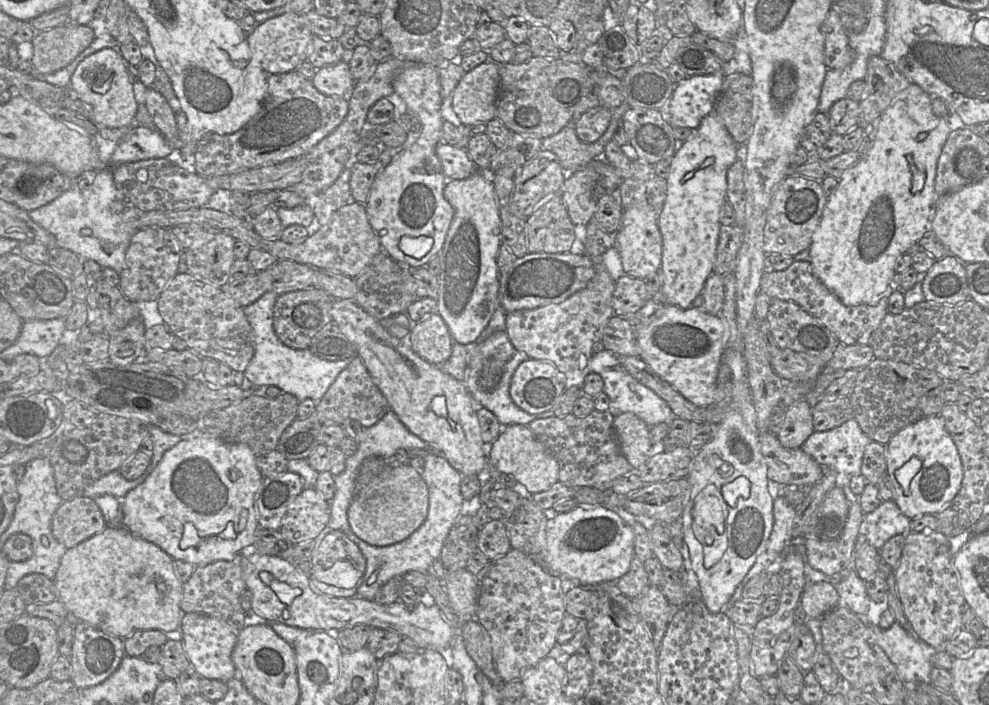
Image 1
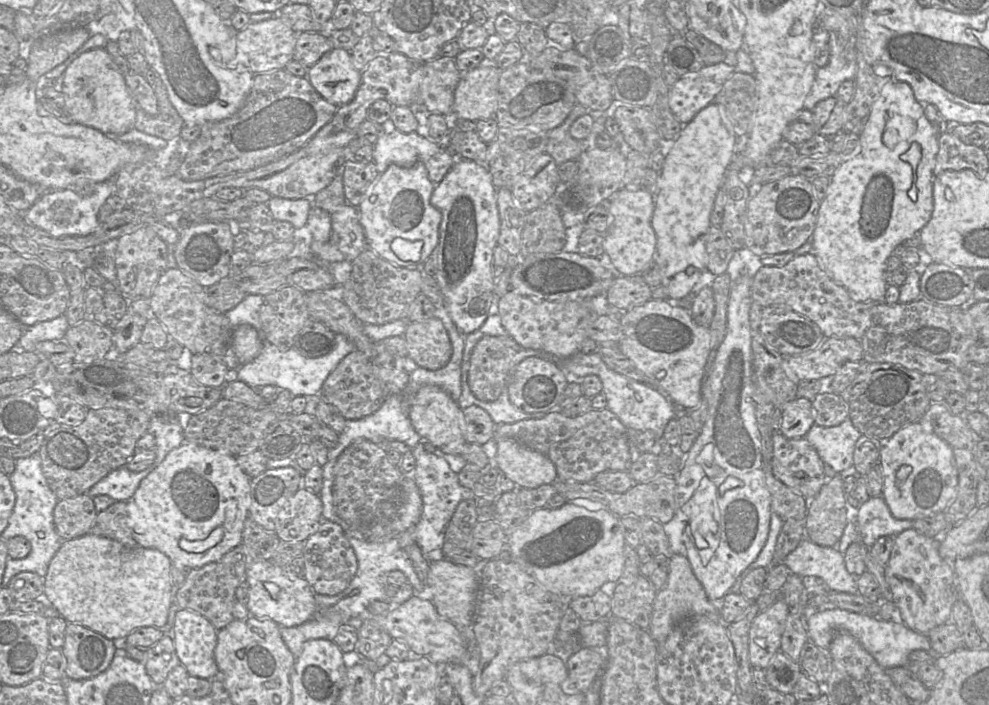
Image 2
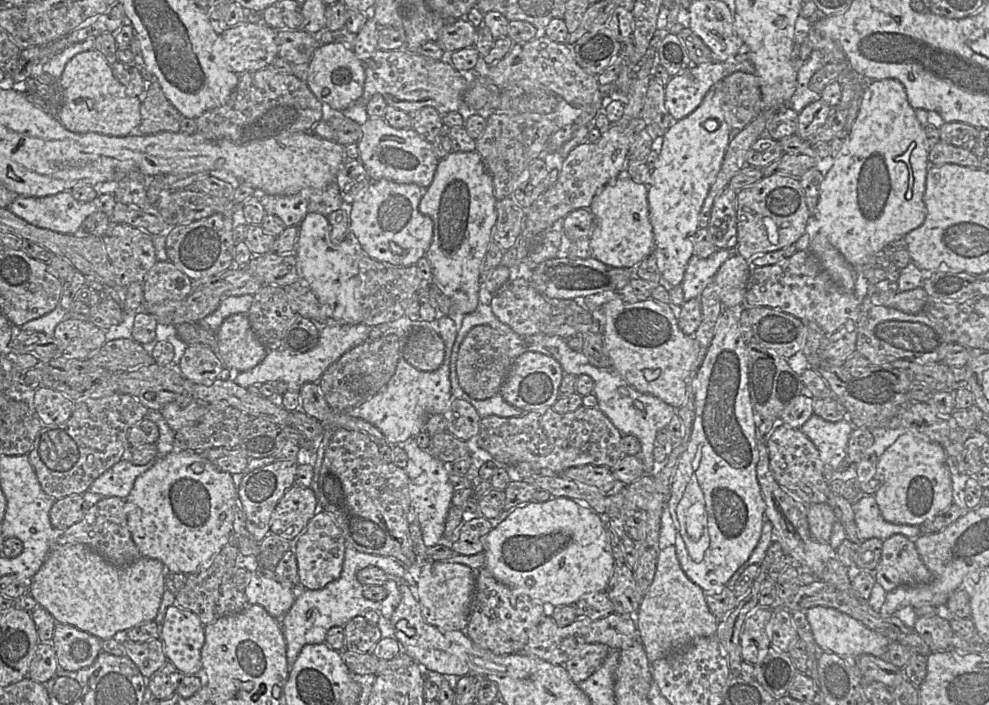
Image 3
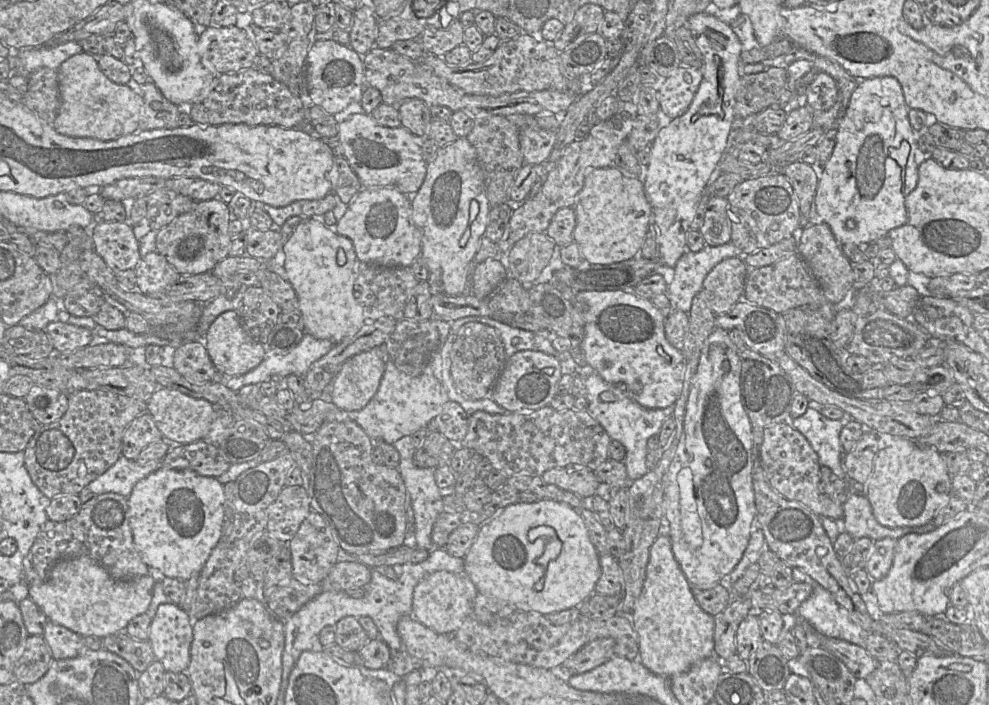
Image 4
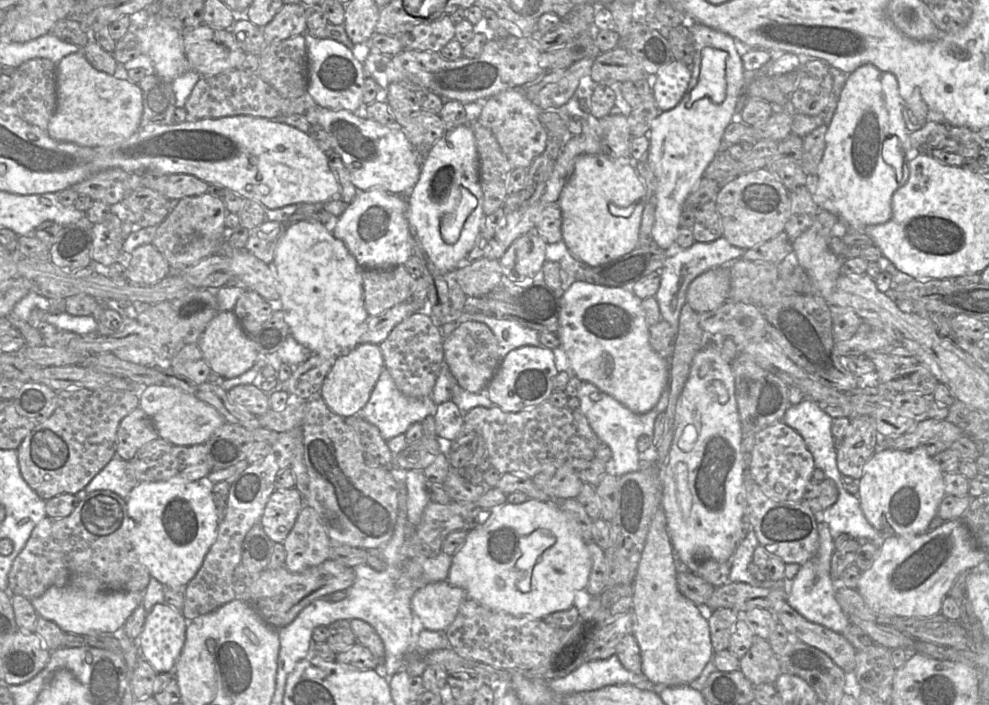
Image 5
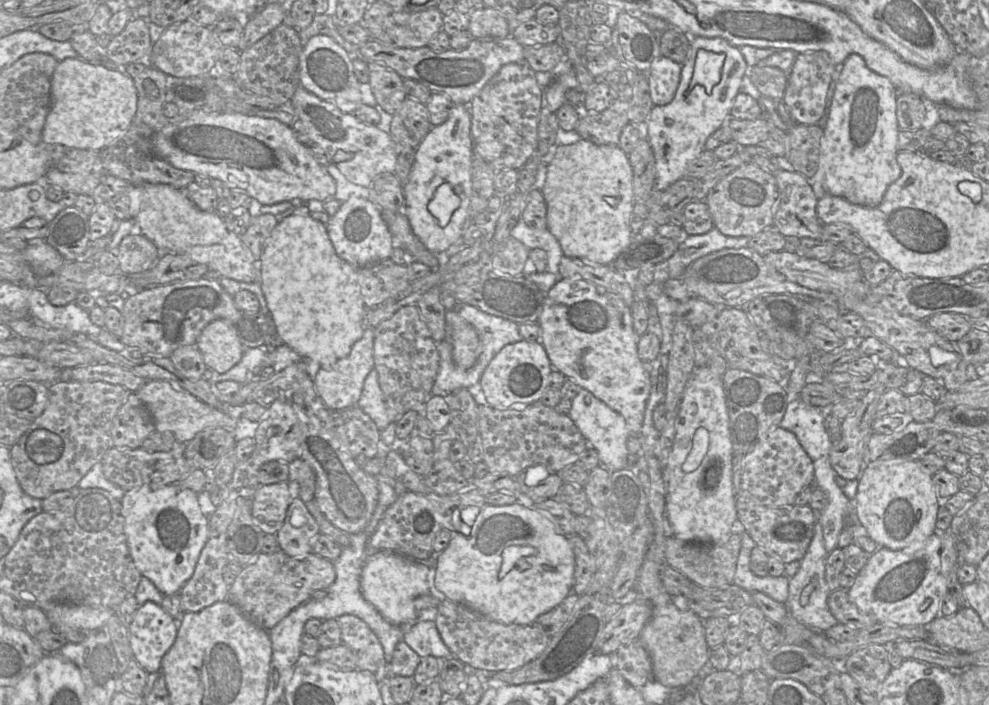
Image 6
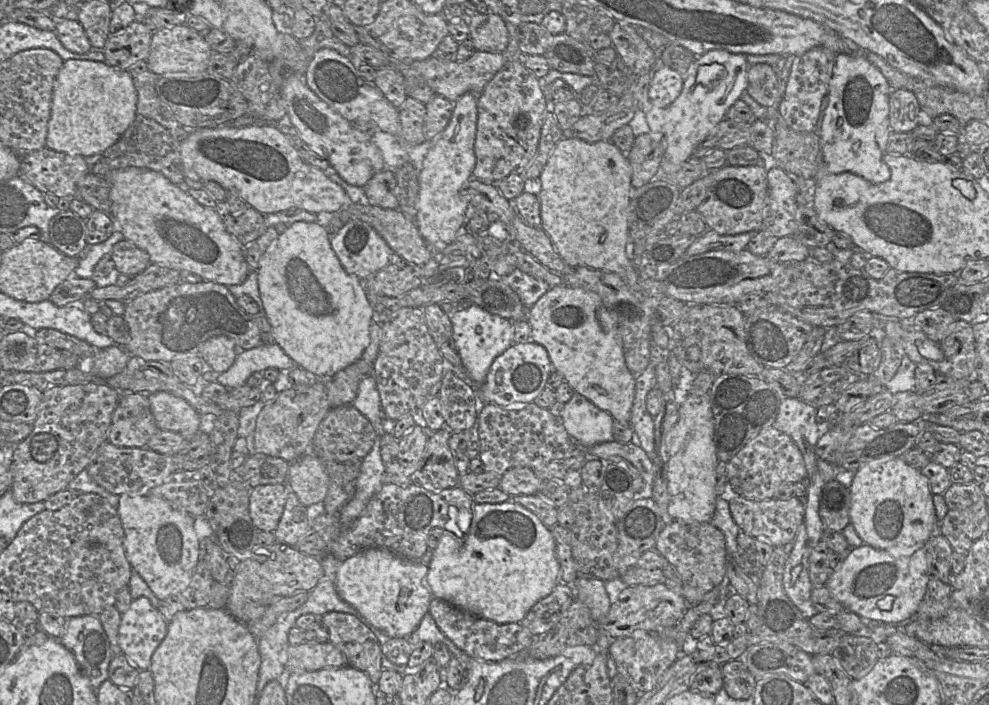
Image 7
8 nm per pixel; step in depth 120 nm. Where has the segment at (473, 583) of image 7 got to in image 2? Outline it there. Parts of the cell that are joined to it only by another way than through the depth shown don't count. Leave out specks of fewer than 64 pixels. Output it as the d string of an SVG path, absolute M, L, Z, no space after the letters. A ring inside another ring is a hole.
M566 501L559 508L537 508L511 533L507 533L509 557L547 590L560 596L585 596L607 582L617 582L623 573L625 538L620 518L601 507L589 510Z

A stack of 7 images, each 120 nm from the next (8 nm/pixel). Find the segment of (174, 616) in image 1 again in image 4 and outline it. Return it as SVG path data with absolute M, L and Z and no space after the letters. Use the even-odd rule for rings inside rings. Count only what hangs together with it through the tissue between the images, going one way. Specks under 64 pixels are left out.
M82 556L82 557L63 559L55 563L50 570L47 580L39 585L29 586L28 593L31 600L44 612L48 620L56 624L59 624L61 626L64 626L69 630L79 634L82 637L90 636L90 637L104 638L106 636L113 635L121 631L125 631L125 628L127 627L128 623L134 617L141 615L147 611L153 596L153 589L156 582L156 577L161 577L161 576L157 576L156 573L151 572L148 575L134 578L131 580L116 580L113 577L111 577L109 573L99 563L97 563L96 561L92 560L89 557Z

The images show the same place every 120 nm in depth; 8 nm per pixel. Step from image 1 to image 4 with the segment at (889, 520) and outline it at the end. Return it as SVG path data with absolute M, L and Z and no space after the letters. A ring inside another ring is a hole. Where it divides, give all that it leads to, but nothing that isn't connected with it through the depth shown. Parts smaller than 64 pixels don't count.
M863 493L849 495L842 507L843 518L835 520L839 533L847 532L854 539L866 537L875 541L890 537L898 540L906 534L922 534L936 528L932 522L917 527L883 526L874 517L871 504Z

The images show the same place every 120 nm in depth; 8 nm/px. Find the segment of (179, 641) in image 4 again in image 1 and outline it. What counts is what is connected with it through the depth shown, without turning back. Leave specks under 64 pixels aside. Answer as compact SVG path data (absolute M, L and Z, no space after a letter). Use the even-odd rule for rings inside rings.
M185 613L181 621L182 643L185 653L198 674L206 679L227 682L237 677L232 661L232 652L237 642L237 633L226 623L204 614Z

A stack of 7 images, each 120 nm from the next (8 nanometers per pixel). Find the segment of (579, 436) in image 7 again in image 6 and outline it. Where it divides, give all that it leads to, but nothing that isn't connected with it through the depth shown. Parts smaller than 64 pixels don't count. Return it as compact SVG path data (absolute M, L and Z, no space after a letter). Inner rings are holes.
M581 389L577 396L572 399L568 416L588 444L598 452L599 465L604 465L606 470L611 473L629 467L630 453L626 442L630 431L622 415L612 410L588 390Z

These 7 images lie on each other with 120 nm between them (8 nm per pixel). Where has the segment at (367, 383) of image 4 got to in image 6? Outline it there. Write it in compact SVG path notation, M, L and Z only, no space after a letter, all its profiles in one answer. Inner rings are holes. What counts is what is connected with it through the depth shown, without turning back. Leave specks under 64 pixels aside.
M366 328L363 337L353 346L351 353L336 362L330 369L319 369L314 385L324 405L332 411L344 410L357 403L367 376L375 370L377 356L376 330Z

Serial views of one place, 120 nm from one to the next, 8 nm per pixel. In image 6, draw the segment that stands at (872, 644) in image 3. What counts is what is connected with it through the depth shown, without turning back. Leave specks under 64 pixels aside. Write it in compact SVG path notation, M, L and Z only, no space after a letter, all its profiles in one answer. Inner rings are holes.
M817 519L814 523L813 537L804 557L799 561L799 568L796 574L789 578L788 597L785 603L788 612L797 621L820 632L838 623L827 605L828 595L831 592L825 581L825 562L828 553L824 546L822 526Z

